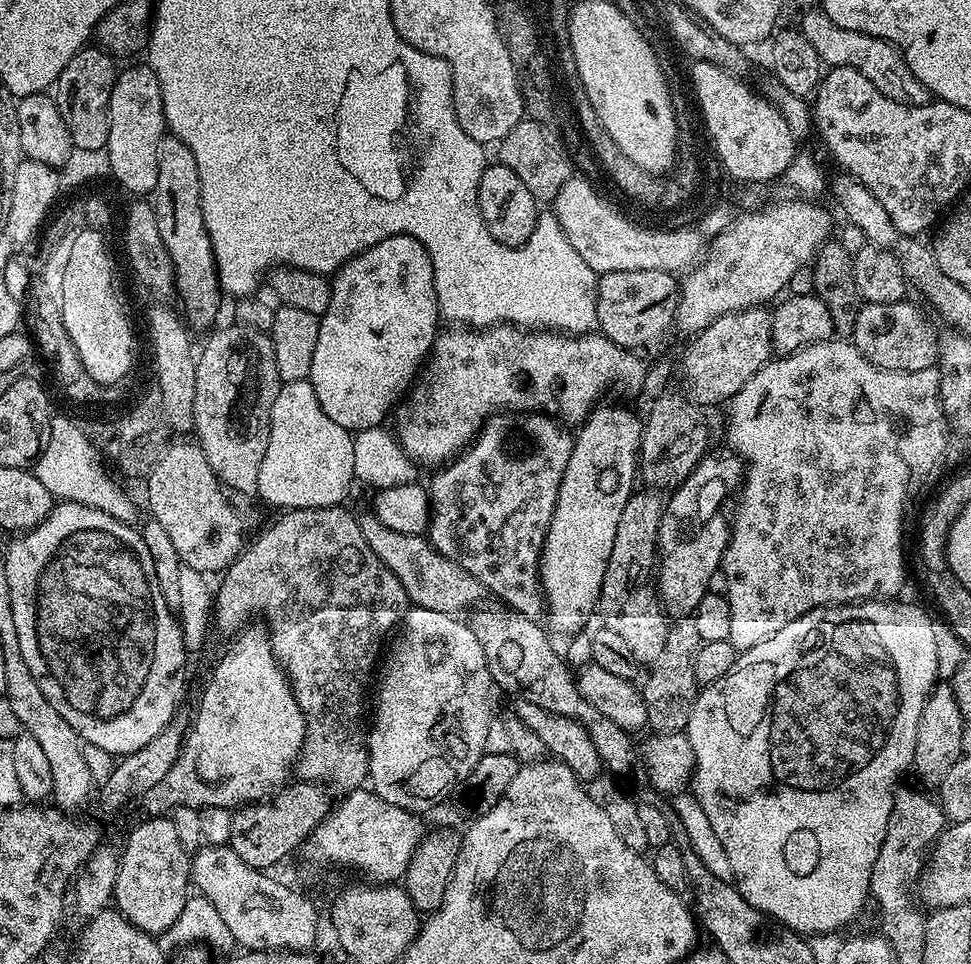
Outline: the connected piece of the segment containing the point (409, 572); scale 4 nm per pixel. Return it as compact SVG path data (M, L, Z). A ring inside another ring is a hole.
M367 514L359 517L360 529L374 554L382 558L382 562L402 582L409 601L415 607L426 610L438 610L453 614L464 614L467 608L475 609L483 596L486 596L485 588L480 585L478 578L471 576L462 566L455 564L450 558L446 558L439 550L433 548L424 536L403 536L377 520L375 515Z

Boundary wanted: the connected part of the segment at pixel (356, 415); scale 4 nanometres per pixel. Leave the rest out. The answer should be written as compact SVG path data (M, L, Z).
M391 236L366 251L359 252L357 256L351 256L349 260L331 277L332 293L330 294L330 306L326 306L324 315L320 317L318 326L318 343L314 346L314 362L310 366L308 380L317 394L318 402L322 410L326 412L327 418L336 422L350 433L358 433L367 428L379 428L385 423L384 415L391 413L397 407L398 401L412 387L422 365L427 361L432 344L436 341L438 329L442 324L442 313L440 301L436 294L436 283L434 282L434 270L430 262L430 254L413 236Z

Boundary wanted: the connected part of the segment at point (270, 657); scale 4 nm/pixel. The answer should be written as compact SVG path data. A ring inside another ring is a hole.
M245 627L217 662L200 696L200 705L192 720L192 733L189 731L183 737L183 747L168 776L143 794L142 803L149 817L163 817L176 806L235 810L269 799L289 783L288 775L294 772L294 765L300 759L308 727L292 693L292 684L272 652L267 627L252 627Z

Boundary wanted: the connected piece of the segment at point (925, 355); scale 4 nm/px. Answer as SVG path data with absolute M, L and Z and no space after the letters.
M907 299L885 304L861 303L850 342L874 366L895 372L917 372L933 367L940 354L937 333L932 333L928 320Z

